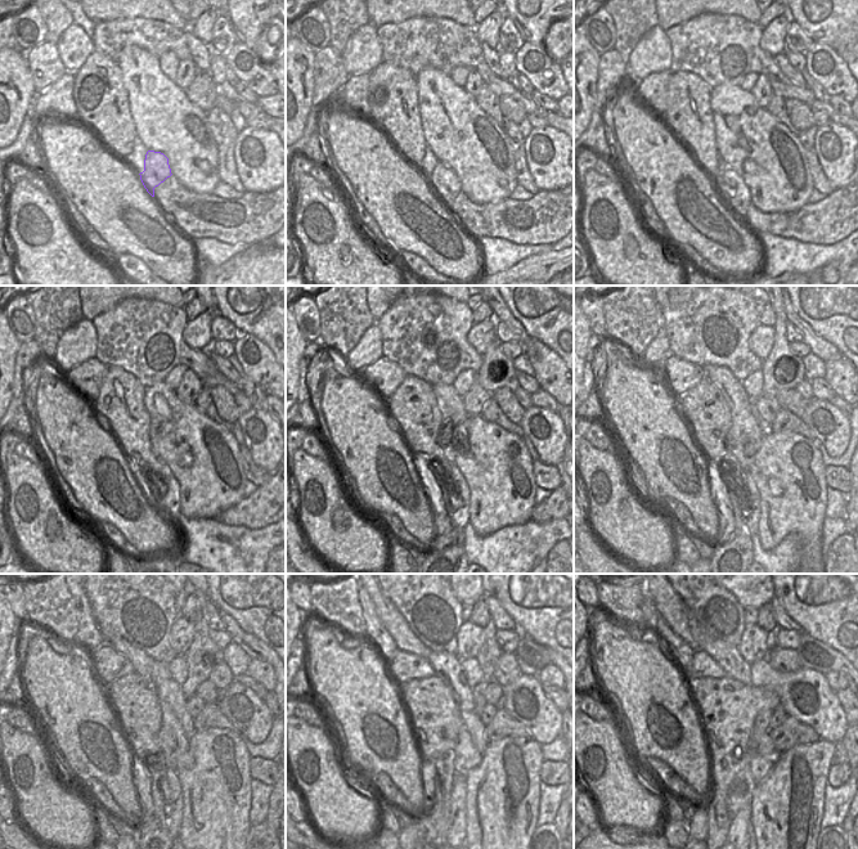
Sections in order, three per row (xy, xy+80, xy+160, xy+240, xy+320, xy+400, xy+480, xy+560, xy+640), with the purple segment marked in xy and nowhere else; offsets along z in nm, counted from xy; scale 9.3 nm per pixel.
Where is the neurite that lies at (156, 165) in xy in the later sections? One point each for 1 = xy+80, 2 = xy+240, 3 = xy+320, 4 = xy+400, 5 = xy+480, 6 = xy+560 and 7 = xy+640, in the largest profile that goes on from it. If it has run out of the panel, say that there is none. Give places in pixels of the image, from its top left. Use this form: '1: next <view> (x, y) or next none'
1: next xy+80 (444, 182)
2: next xy+240 (165, 483)
3: next xy+320 (458, 494)
4: next xy+400 (748, 495)
5: next xy+480 (169, 782)
6: next xy+560 (458, 809)
7: next xy+640 (737, 835)

